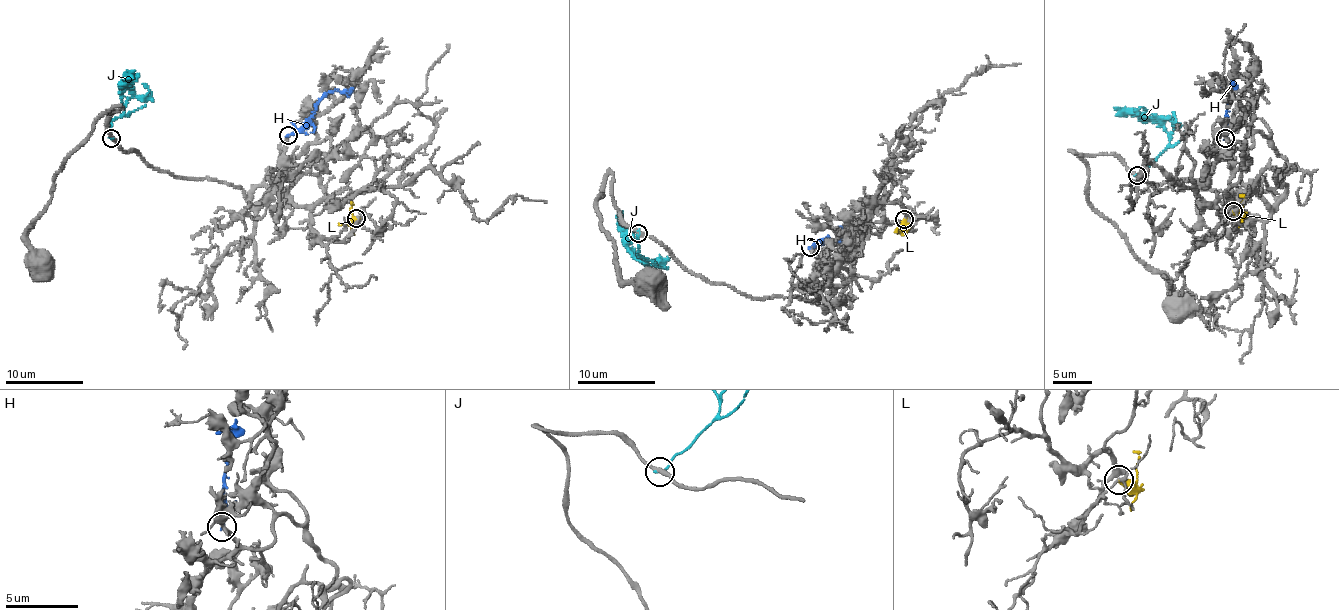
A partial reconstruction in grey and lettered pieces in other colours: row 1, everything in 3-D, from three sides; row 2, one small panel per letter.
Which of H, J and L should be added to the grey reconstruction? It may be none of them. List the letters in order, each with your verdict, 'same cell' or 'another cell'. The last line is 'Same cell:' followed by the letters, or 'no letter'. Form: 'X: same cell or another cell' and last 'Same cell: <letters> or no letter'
H: another cell
J: another cell
L: another cell
Same cell: no letter

